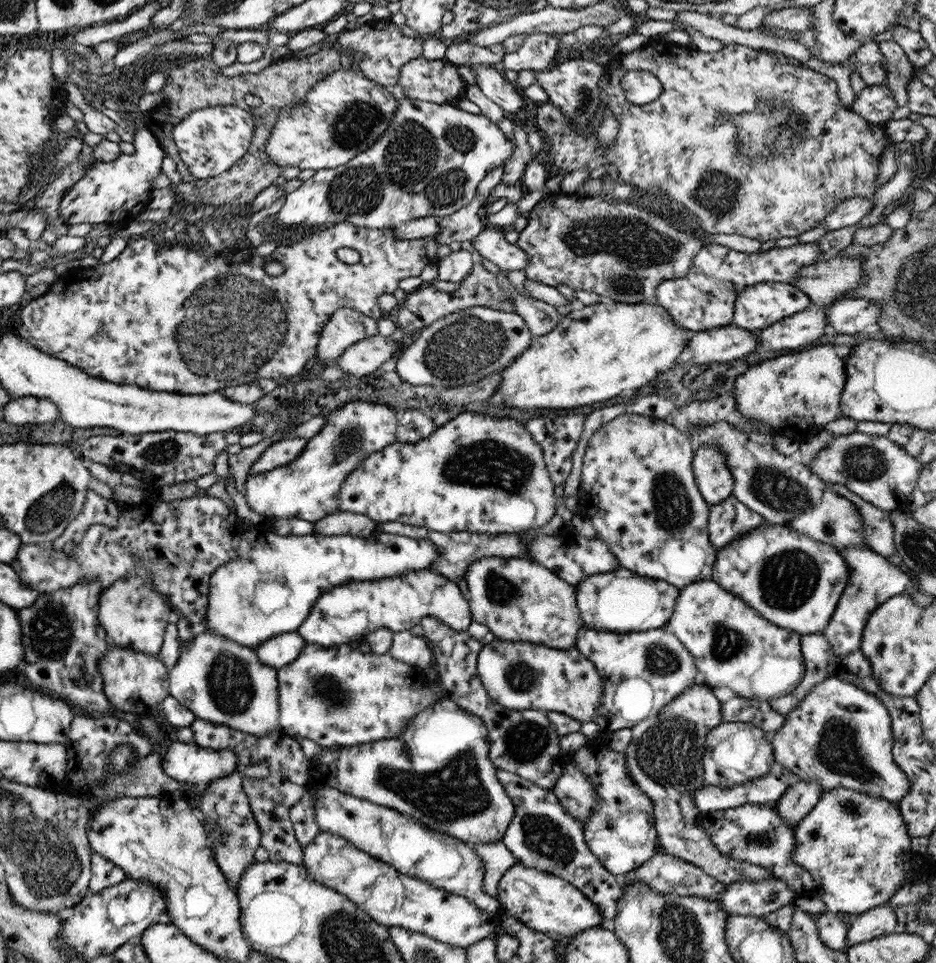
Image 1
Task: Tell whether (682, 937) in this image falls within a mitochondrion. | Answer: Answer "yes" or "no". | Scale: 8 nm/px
yes

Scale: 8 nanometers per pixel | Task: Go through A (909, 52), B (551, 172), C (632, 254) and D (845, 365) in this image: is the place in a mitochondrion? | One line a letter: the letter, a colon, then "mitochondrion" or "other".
A: other
B: other
C: mitochondrion
D: other

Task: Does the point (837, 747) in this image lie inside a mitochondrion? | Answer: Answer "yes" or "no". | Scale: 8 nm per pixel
yes

